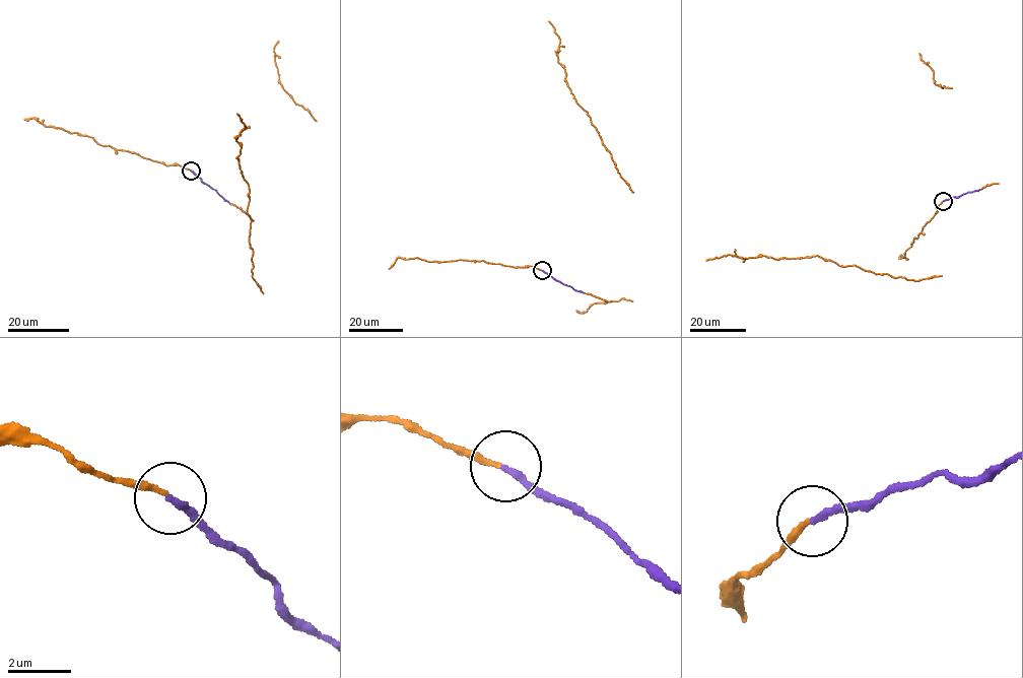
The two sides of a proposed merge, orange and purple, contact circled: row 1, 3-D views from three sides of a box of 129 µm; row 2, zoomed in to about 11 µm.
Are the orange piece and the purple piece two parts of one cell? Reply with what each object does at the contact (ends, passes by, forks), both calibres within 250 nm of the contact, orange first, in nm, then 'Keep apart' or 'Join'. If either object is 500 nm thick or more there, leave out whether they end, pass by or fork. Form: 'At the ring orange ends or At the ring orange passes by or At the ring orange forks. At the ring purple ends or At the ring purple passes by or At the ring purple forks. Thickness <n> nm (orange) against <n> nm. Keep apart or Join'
At the ring orange ends. At the ring purple ends. Thickness 170 nm (orange) against 200 nm. Join

